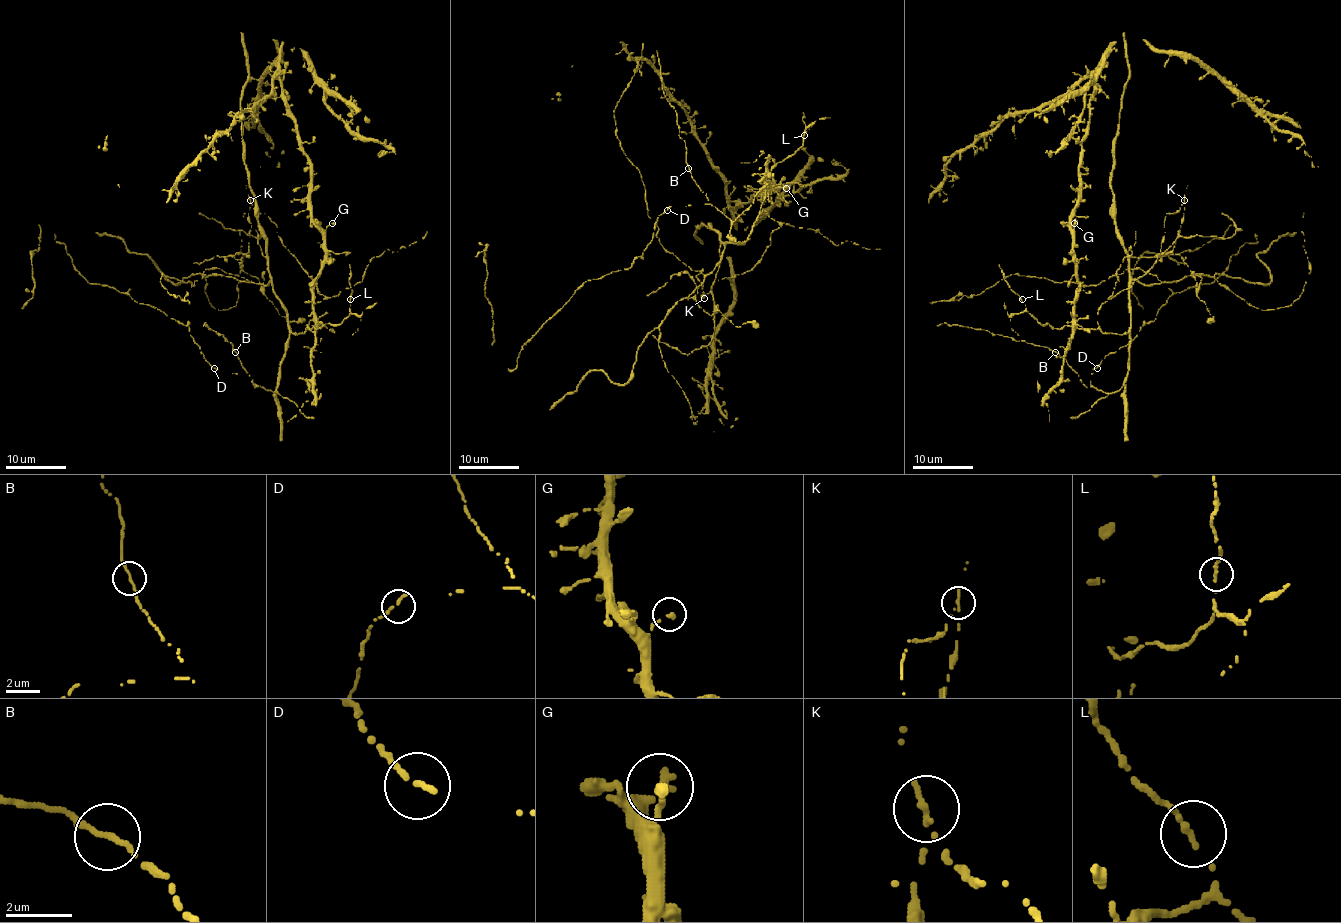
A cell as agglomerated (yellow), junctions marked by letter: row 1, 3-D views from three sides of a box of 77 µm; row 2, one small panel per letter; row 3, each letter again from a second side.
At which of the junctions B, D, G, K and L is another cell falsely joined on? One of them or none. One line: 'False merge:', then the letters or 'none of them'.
False merge: K

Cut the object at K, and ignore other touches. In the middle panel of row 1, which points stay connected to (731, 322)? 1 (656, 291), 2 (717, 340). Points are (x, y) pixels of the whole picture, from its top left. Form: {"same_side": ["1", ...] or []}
{"same_side": ["1"]}

